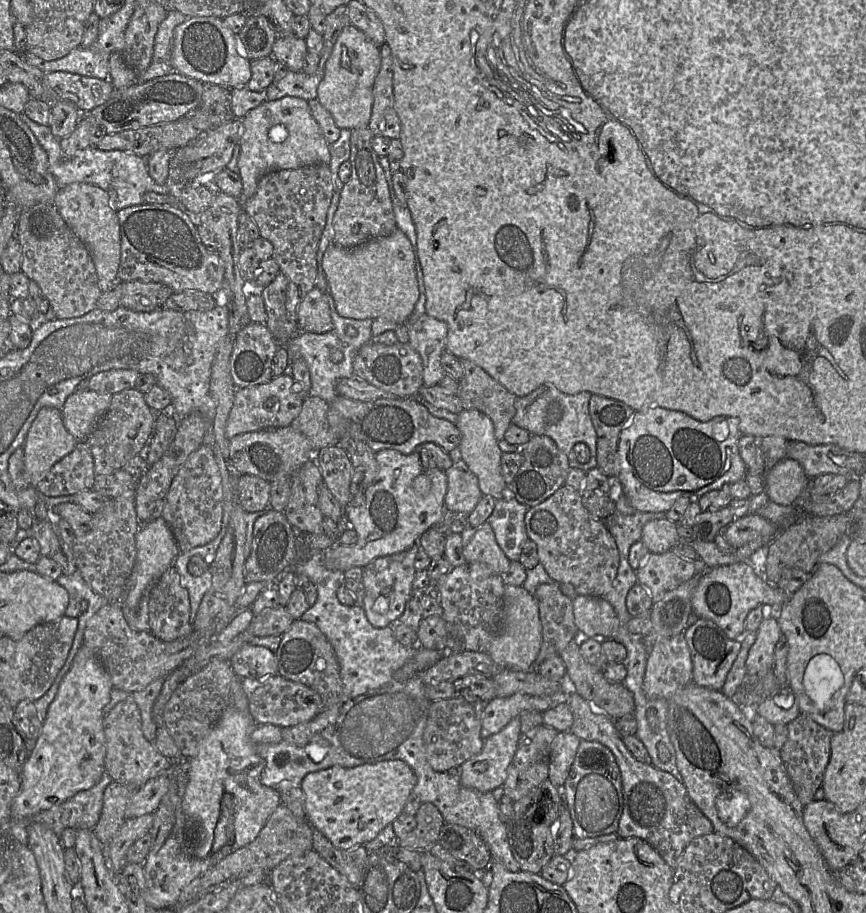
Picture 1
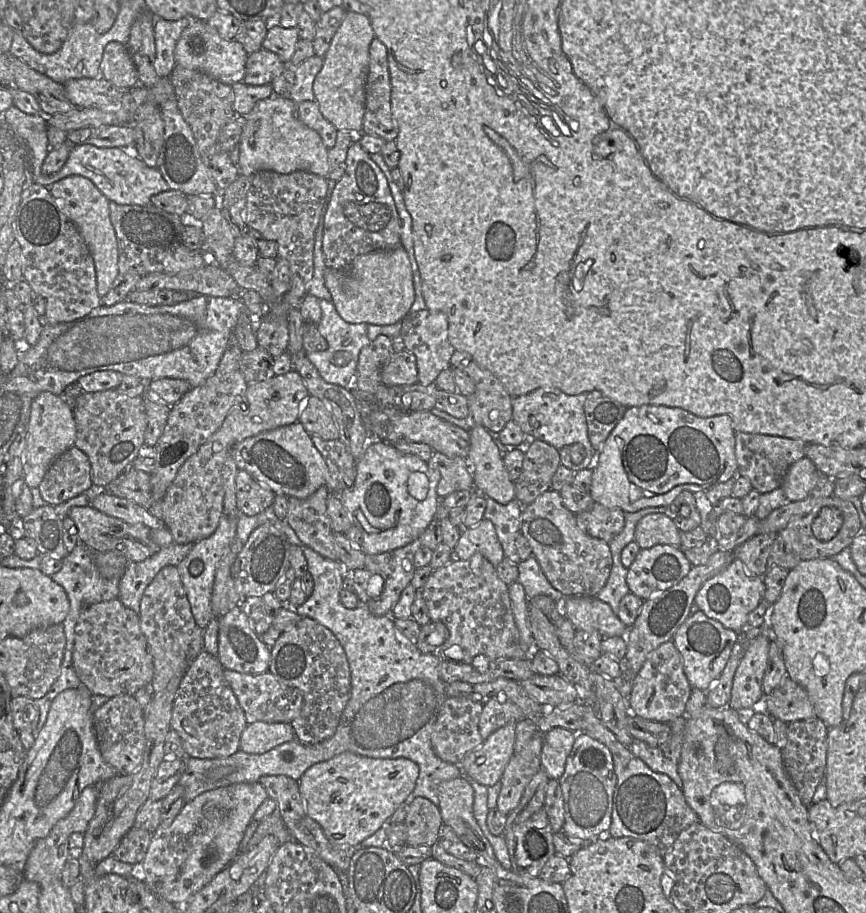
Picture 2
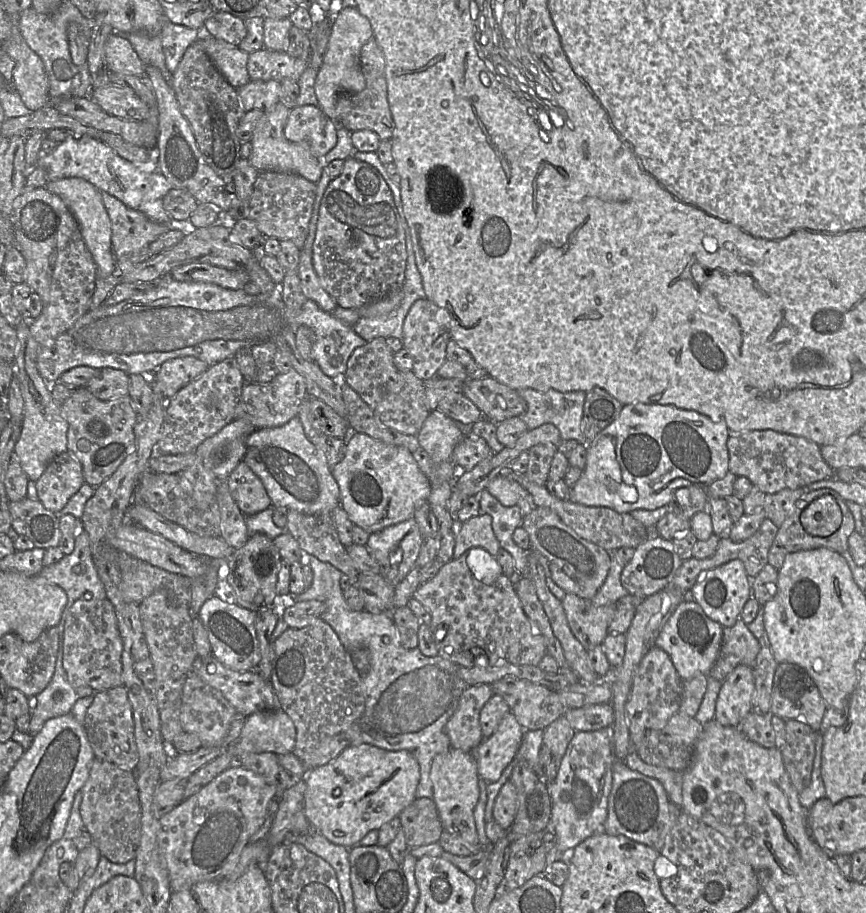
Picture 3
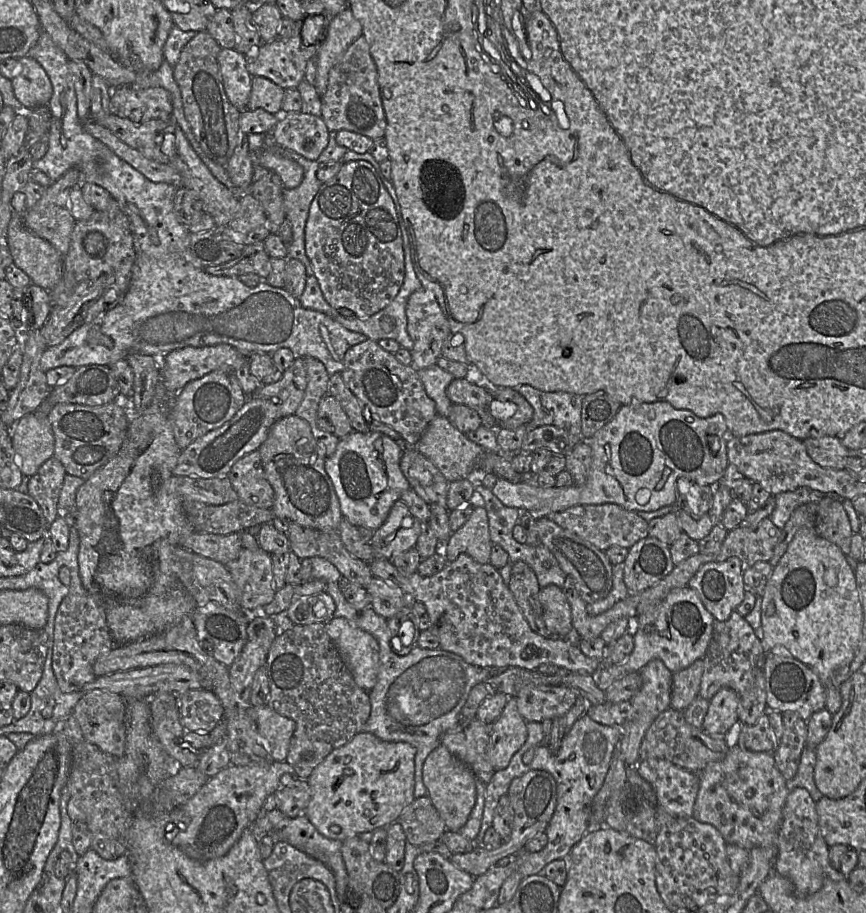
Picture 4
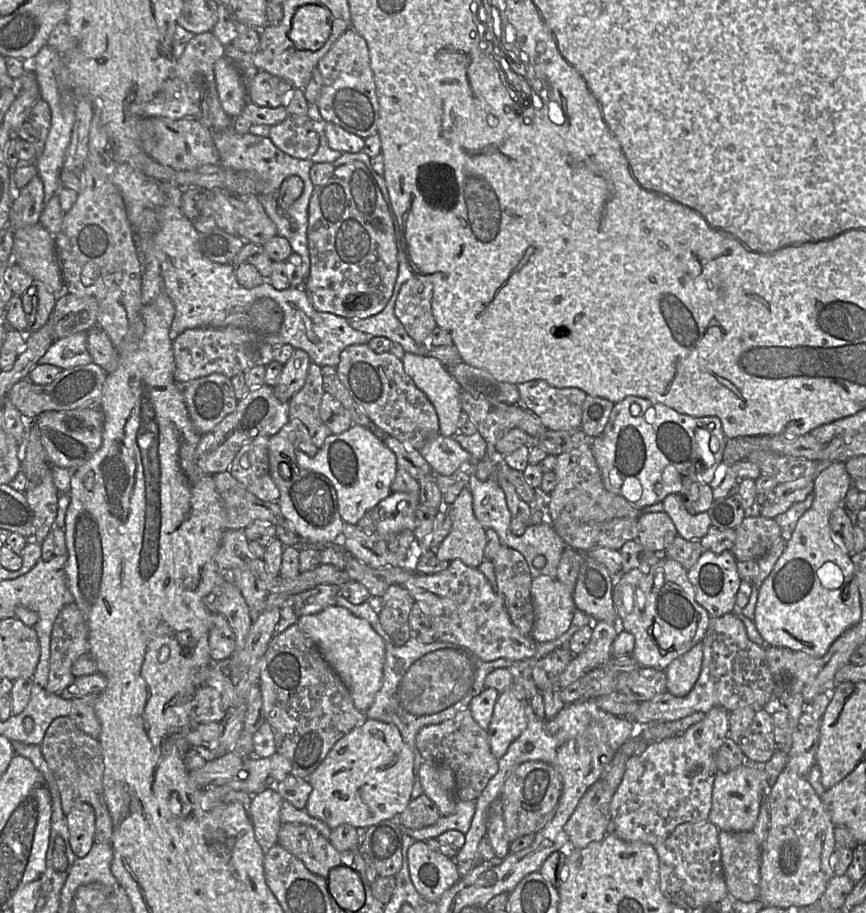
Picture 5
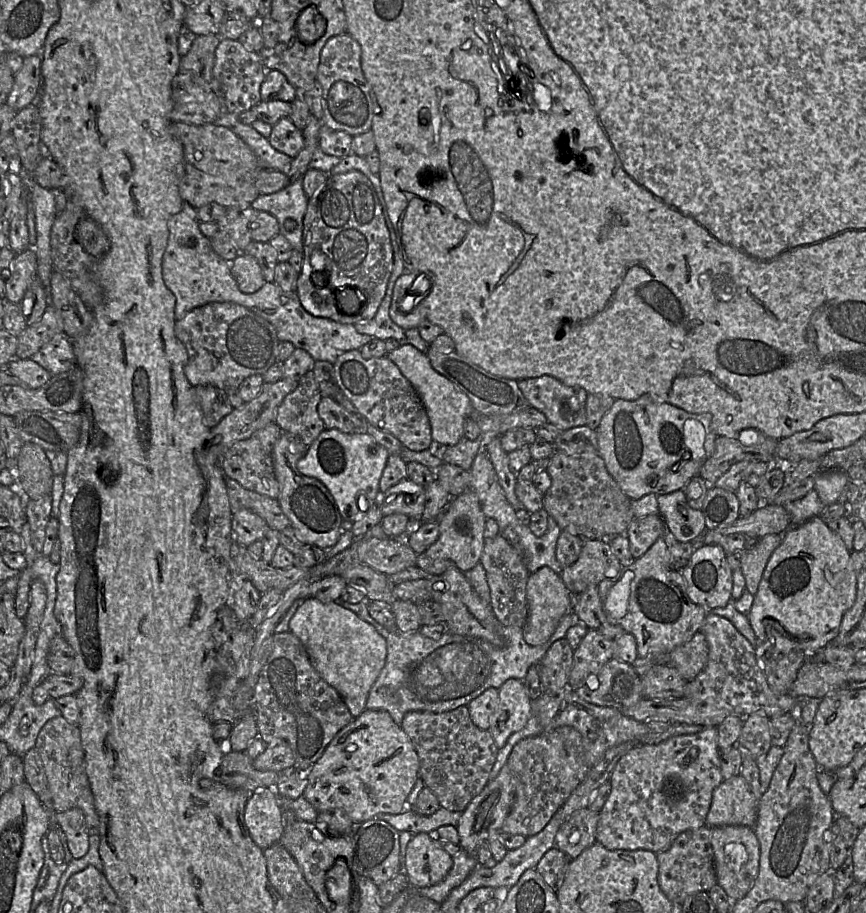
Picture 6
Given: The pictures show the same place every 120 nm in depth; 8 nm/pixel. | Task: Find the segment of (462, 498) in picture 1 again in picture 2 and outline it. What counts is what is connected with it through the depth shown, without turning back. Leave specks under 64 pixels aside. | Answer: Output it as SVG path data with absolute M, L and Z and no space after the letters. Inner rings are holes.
M434 452L427 464L429 468L440 473L437 485L440 498L455 491L475 489L472 469L467 459L458 456L447 457L440 452Z

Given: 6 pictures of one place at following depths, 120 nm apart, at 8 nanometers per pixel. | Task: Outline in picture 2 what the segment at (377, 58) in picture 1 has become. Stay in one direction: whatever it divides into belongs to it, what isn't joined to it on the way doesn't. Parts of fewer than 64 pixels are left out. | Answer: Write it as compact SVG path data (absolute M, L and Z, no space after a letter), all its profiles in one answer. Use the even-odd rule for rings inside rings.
M346 12L324 55L323 66L315 77L313 83L315 101L322 115L337 130L353 134L363 133L369 48L374 38L374 30L366 14Z

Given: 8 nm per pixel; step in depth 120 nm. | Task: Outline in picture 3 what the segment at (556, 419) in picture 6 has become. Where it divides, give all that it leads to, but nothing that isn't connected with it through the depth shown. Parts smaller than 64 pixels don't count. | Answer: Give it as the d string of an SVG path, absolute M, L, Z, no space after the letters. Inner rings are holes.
M531 388L517 392L527 403L527 410L518 417L521 417L528 430L551 423L559 430L563 441L576 440L586 444L581 431L586 392L539 392Z

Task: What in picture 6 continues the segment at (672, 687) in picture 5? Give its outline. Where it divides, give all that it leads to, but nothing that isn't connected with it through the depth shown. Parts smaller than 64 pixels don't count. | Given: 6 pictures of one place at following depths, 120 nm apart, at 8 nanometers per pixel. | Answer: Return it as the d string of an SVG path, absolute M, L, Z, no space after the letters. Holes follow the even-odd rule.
M698 631L692 639L669 654L669 665L675 668L687 682L693 680L706 666L708 644L704 634Z

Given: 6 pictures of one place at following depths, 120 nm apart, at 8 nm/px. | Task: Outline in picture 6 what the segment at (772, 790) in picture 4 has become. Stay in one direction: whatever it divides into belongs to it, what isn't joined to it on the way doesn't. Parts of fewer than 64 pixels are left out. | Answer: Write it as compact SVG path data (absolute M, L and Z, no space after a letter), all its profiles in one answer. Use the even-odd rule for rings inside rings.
M741 775L723 780L714 789L705 823L709 828L728 825L754 827L756 819L757 800Z

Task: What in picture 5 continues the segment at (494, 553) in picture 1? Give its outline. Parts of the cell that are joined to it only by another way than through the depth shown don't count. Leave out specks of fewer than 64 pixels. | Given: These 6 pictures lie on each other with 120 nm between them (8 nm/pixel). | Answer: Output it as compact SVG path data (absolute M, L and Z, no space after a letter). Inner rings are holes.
M464 488L450 507L452 527L435 554L441 561L461 560L478 568L485 560L485 530L474 515L472 494Z

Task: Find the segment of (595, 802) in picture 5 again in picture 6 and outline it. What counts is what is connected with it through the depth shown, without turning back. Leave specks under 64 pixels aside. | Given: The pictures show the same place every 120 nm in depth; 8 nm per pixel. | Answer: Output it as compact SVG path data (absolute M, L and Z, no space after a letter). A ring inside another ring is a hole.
M582 808L570 815L560 826L555 836L555 847L569 859L579 856L596 842L599 812Z

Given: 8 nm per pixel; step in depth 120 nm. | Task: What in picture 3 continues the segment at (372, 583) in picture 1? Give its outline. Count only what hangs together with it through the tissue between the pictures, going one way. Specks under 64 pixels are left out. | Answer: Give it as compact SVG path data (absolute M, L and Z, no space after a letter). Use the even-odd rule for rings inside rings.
M414 518L370 534L366 547L380 566L380 575L395 588L416 567L422 534Z

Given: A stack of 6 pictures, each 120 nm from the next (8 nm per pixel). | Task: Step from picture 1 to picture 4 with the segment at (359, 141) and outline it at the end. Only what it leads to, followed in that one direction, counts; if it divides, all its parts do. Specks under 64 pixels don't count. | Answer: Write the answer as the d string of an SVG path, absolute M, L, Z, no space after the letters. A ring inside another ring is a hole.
M344 162L336 176L321 185L310 206L305 249L323 296L333 308L349 309L363 319L379 312L396 297L405 277L401 223L391 196L369 162Z

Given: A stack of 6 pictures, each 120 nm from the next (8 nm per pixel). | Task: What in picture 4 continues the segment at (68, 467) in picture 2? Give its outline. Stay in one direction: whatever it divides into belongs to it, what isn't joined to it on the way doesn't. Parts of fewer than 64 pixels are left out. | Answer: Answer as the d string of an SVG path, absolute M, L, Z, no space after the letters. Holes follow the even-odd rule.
M52 457L29 479L28 494L38 503L50 525L59 517L58 501L66 474L63 464Z

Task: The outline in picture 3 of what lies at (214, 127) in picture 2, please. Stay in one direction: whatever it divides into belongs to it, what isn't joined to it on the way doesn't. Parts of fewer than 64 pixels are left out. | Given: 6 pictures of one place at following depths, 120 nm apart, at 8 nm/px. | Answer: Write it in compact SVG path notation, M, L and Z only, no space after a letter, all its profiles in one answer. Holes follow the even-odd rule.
M199 42L190 45L183 54L172 76L180 110L188 120L197 146L207 164L222 178L228 177L241 159L242 142L236 130L245 111L237 90L216 68Z

